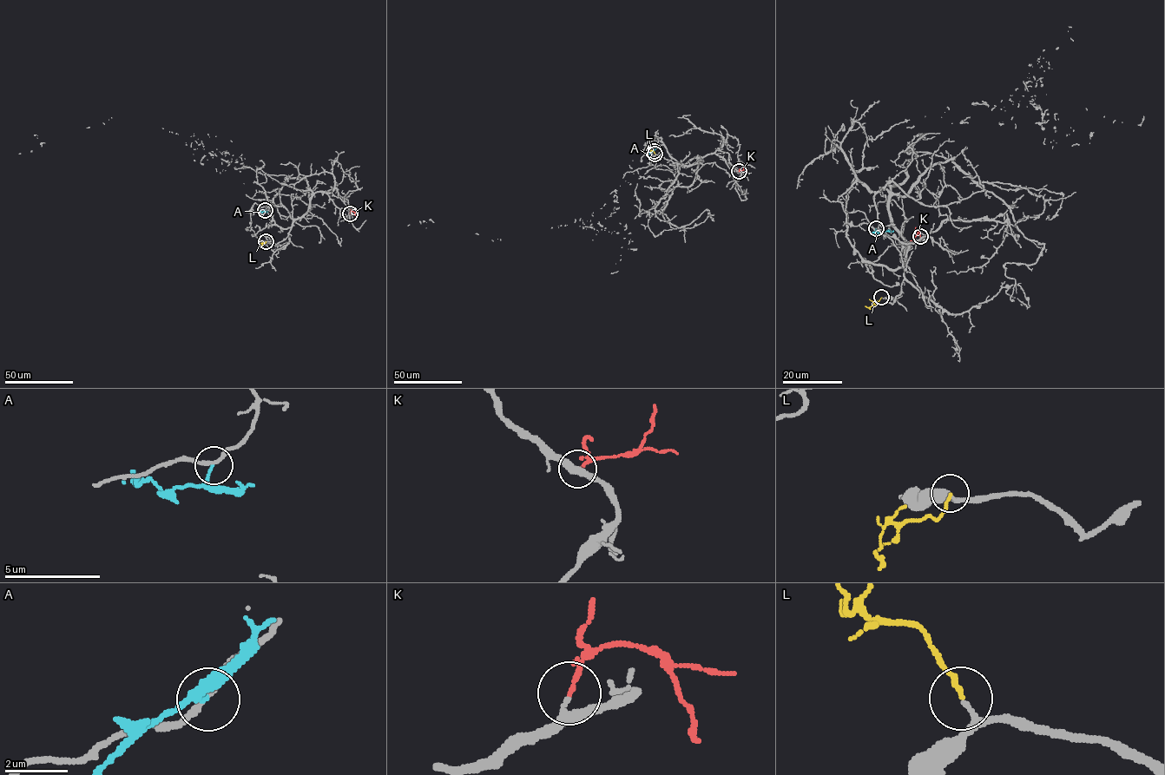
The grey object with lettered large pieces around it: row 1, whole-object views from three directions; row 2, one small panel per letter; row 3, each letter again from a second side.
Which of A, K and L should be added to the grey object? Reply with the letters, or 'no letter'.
K, L

